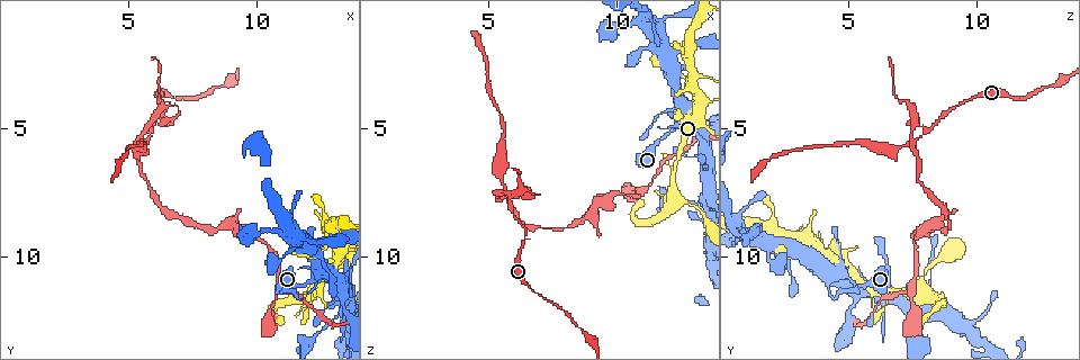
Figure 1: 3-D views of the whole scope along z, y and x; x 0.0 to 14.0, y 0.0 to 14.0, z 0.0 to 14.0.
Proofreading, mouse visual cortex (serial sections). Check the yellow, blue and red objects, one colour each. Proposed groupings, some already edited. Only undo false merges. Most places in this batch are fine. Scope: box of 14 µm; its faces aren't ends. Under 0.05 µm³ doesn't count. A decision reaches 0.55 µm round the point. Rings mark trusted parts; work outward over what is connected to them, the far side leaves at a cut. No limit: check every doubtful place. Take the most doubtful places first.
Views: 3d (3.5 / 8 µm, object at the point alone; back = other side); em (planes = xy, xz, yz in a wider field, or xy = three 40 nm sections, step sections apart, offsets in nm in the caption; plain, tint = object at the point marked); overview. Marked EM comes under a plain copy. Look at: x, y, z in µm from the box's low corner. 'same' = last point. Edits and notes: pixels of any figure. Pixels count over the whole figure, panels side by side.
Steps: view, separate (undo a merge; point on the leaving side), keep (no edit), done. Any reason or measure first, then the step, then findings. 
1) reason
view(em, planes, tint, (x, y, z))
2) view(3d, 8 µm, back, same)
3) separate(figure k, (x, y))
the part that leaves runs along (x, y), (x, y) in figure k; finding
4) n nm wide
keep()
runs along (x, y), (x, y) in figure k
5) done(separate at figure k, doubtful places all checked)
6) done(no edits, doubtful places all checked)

four or more arms meet
view(3d, 3.5 µm, (12.6, 10.8, 4.6))

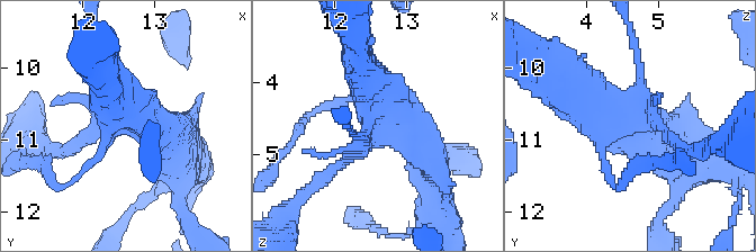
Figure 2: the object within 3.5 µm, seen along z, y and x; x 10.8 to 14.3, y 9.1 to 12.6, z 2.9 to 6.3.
view(em, xy, step 3, tint, (12.60, 10.75, 4.70))

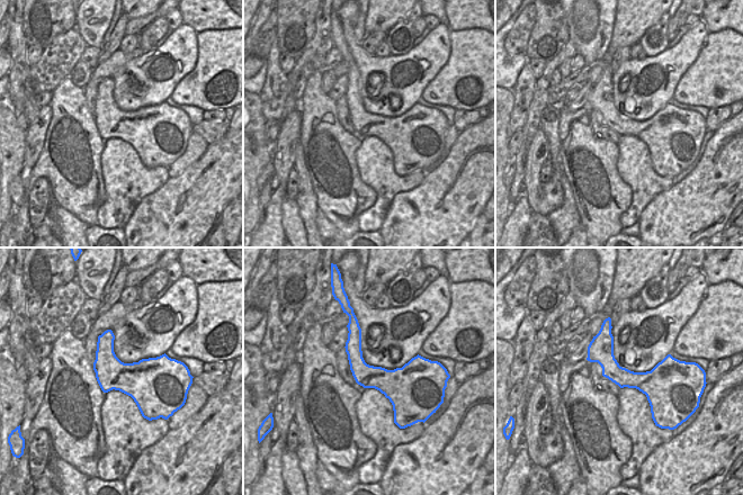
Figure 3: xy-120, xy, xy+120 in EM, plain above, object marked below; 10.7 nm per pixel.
280 nm wide
keep()
runs along (590, 349), (625, 378), (669, 367) in figure 3; continuous, no second cell

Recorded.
view(3d, 8 µm, (12.4, 11.4, 6.5))

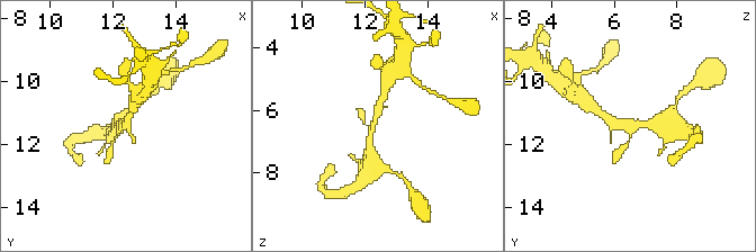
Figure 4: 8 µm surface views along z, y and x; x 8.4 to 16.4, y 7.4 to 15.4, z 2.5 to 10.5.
view(em, xy, step 3, tint, (12.3, 11.3, 6.5))

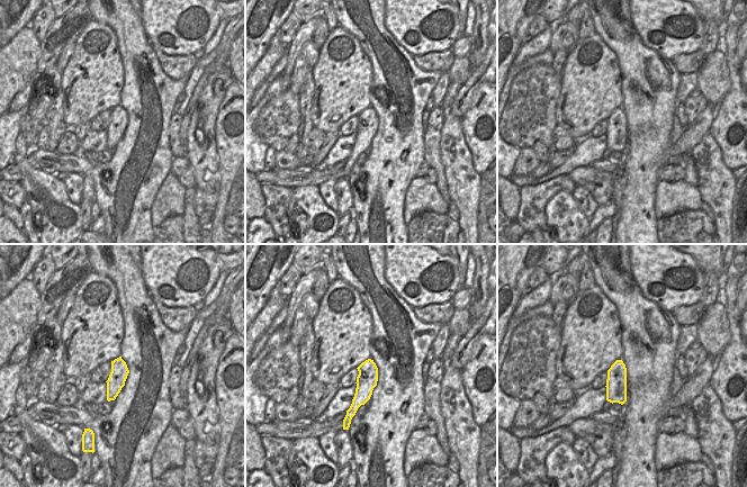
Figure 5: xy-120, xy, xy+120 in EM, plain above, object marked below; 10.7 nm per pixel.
keep()
runs along (384, 96), (370, 134), (371, 153) in figure 4; one cell here

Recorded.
three-way junction
view(3d, 8 µm, (5.5, 5.5, 7.6))

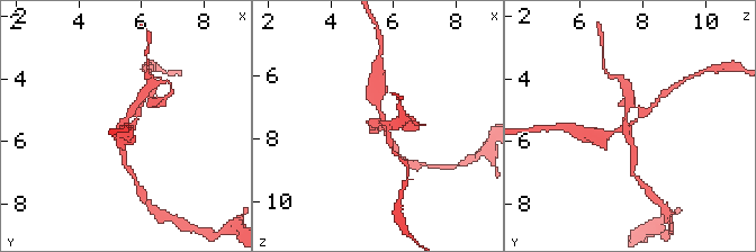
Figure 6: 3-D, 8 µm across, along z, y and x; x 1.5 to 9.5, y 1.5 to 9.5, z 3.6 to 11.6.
view(3d, 3.5 µm, (5.5, 5.6, 7.5))

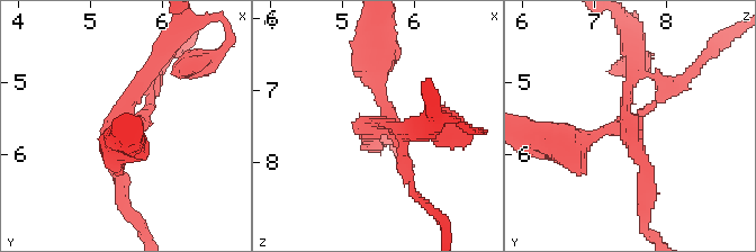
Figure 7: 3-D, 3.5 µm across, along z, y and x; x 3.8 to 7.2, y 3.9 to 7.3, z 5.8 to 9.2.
3 arms; arms of 200, 200, 250 nm
view(em, xy, step 1, tint, (5.60, 5.55, 7.50))

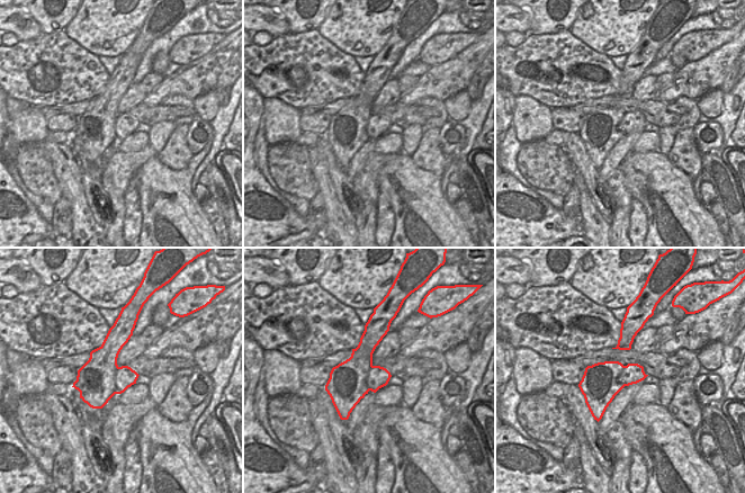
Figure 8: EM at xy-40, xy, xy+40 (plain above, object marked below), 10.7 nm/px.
440 nm wide
separate(figure 7, (645, 159))
the part that leaves runs along (632, 122), (647, 170), (644, 215) in figure 7; two cells meet here

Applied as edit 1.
sudden change in width
view(3d, 3.5 µm, (12.1, 13.3, 7.8))

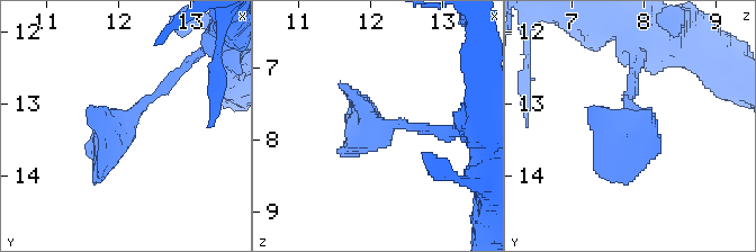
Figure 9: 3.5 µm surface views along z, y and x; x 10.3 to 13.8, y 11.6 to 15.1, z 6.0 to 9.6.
shape alone is not enough
view(em, xy, step 5, tint, (12.00, 13.35, 7.85))

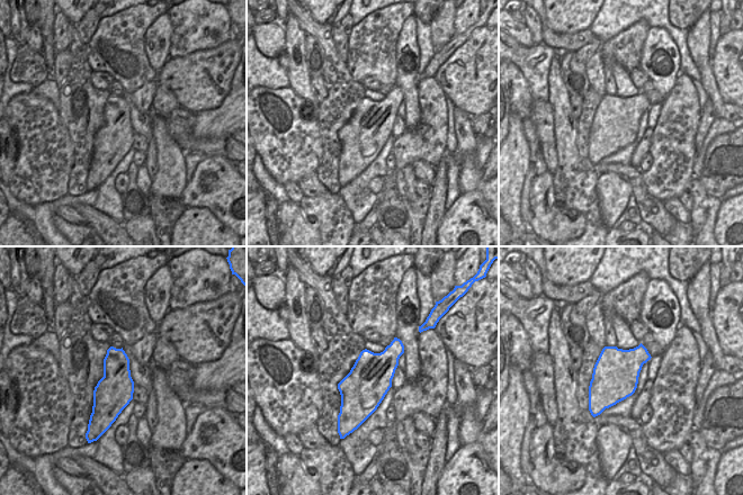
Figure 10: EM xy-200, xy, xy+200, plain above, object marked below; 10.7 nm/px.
keep()
one cell here

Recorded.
done(separate at figure 7, doubtful places all checked)

